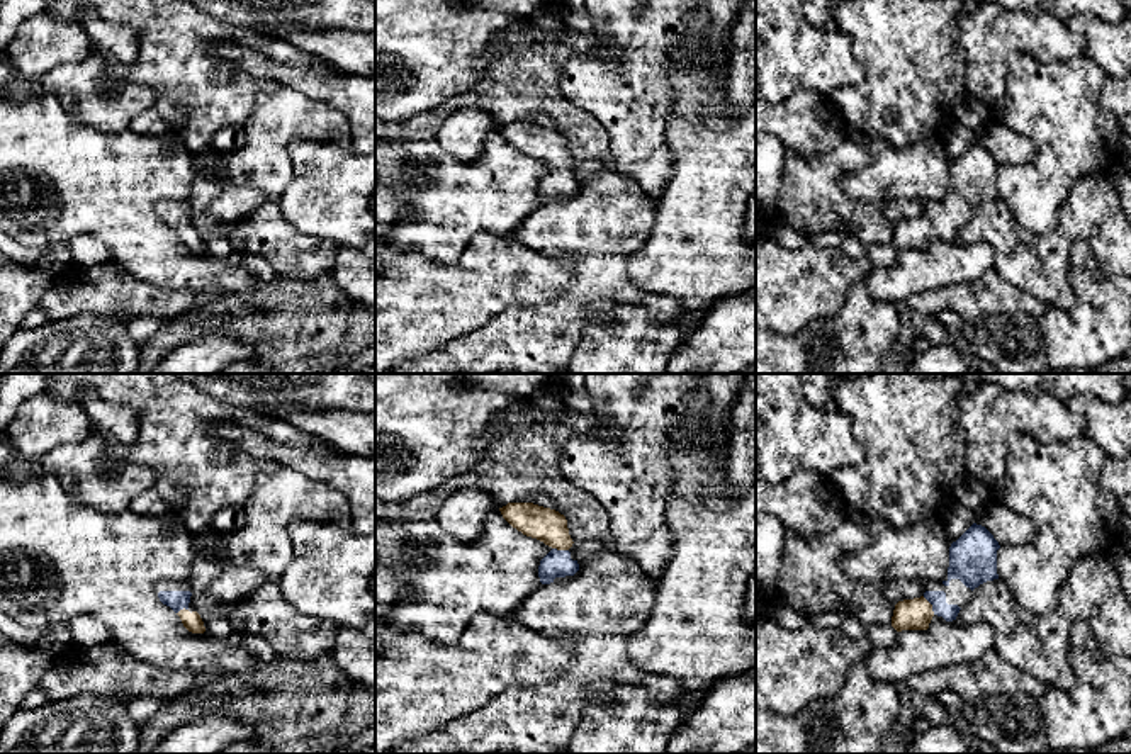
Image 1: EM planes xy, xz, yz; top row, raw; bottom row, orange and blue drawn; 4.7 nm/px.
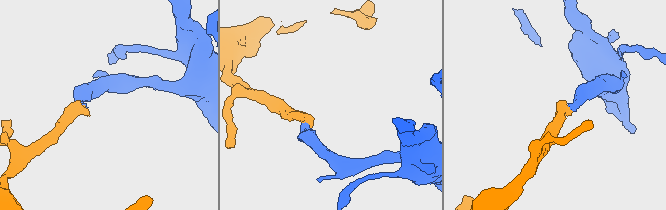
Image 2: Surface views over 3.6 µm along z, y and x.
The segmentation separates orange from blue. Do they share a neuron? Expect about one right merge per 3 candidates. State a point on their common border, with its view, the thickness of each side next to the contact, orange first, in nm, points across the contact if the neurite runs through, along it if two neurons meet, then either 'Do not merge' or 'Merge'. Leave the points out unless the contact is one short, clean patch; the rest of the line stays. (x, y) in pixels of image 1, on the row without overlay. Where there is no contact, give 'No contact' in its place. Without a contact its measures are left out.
Touches orange at yz (931, 225). Thickness 150 nm (orange) against 80 nm. Path across: yz (916, 233), (931, 225), (936, 218). Merge

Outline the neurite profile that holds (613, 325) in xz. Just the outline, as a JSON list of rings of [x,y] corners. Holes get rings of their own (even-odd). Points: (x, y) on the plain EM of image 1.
[[[596,302],[608,323],[582,329],[567,374],[666,374],[686,335],[678,321],[657,323],[640,307]]]

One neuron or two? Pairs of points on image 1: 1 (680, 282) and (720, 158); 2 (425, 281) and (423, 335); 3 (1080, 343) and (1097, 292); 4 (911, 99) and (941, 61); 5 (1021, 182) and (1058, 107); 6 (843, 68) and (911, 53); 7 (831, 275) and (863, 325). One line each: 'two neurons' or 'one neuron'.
1: one neuron
2: one neuron
3: one neuron
4: one neuron
5: one neuron
6: two neurons
7: two neurons

